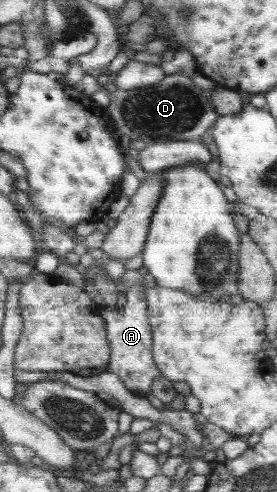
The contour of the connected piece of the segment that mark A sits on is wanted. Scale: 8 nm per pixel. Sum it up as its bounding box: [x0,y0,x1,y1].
[101,285,163,398]

